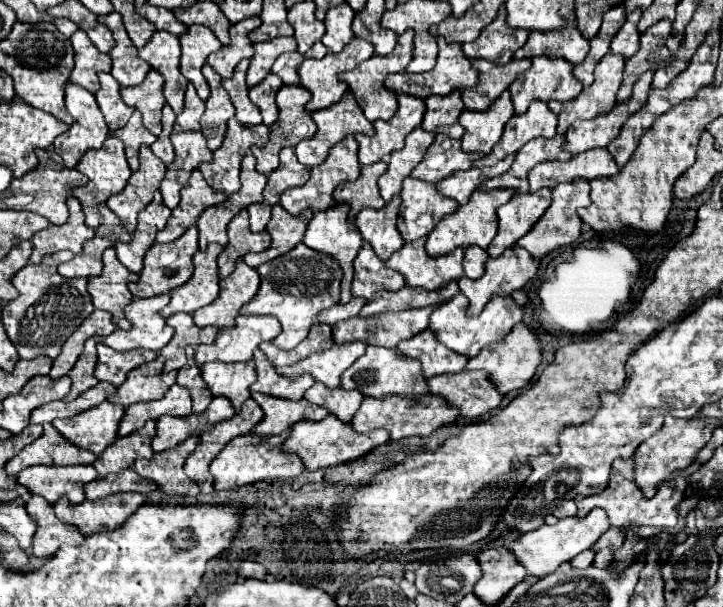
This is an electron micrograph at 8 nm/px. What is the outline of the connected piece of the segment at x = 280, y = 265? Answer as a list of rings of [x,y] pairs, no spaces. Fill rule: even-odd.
[[[298,243],[290,253],[260,265],[260,289],[258,293],[240,309],[240,315],[272,315],[280,321],[282,333],[272,341],[282,351],[294,349],[302,339],[308,337],[310,327],[316,321],[316,315],[324,309],[330,309],[340,299],[340,279],[342,271],[332,257],[308,249],[304,243]]]

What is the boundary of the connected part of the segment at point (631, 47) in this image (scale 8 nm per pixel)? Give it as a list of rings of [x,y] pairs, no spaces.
[[[634,13],[634,17],[626,17],[626,23],[622,25],[622,29],[612,39],[612,45],[610,45],[612,53],[622,55],[624,59],[638,53],[638,49],[640,49],[640,33],[636,29],[638,19],[640,19],[638,13]]]

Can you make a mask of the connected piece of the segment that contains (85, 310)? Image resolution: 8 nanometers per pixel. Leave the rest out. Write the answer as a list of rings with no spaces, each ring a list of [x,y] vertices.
[[[70,251],[52,253],[46,255],[40,265],[28,263],[12,277],[12,283],[20,295],[8,305],[4,305],[2,323],[22,359],[34,359],[40,355],[52,359],[58,357],[64,341],[94,311],[92,299],[86,291],[86,279],[66,279],[60,277],[60,273],[56,271],[62,261],[70,261],[72,257],[74,253]]]

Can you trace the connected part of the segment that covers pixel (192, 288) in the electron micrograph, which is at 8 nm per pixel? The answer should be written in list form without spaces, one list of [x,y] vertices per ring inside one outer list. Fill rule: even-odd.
[[[208,245],[206,251],[194,253],[194,273],[190,281],[182,287],[170,291],[170,303],[160,311],[162,317],[174,313],[194,313],[196,309],[212,303],[218,297],[218,265],[216,257],[220,255],[222,245]]]

